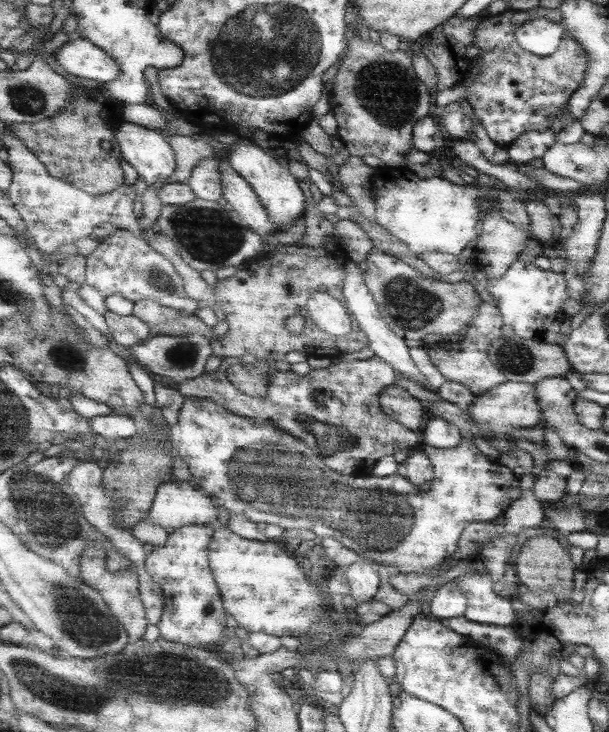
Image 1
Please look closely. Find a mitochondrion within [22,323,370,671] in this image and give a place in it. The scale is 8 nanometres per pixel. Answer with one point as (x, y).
(78, 617)

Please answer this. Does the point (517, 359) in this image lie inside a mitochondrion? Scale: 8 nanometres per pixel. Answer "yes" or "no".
yes

